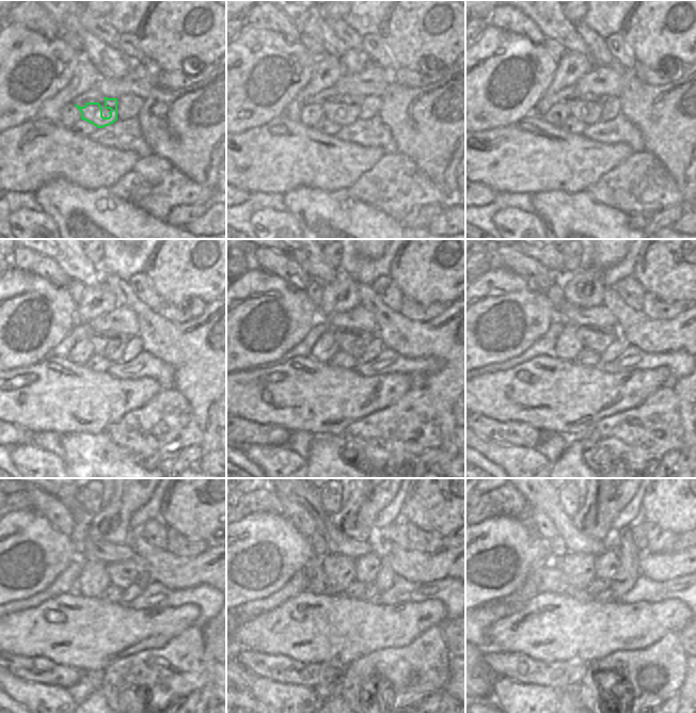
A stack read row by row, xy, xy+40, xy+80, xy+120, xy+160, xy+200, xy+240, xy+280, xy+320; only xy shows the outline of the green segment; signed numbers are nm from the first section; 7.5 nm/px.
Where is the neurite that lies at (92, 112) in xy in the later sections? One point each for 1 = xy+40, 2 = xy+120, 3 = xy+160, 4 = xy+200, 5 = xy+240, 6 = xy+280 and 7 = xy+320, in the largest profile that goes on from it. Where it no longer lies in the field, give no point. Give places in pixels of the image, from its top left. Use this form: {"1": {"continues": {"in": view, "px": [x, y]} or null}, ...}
{"1": {"continues": {"in": "xy+40", "px": [332, 111]}}, "2": {"continues": {"in": "xy+120", "px": [115, 342]}}, "3": {"continues": {"in": "xy+160", "px": [356, 341]}}, "4": {"continues": {"in": "xy+200", "px": [597, 338]}}, "5": {"continues": {"in": "xy+240", "px": [123, 574]}}, "6": {"continues": {"in": "xy+280", "px": [366, 568]}}, "7": {"continues": {"in": "xy+320", "px": [606, 564]}}}

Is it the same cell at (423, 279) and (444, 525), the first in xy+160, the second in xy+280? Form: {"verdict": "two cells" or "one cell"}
{"verdict": "one cell"}

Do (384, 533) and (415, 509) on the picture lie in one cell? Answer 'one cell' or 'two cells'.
two cells

